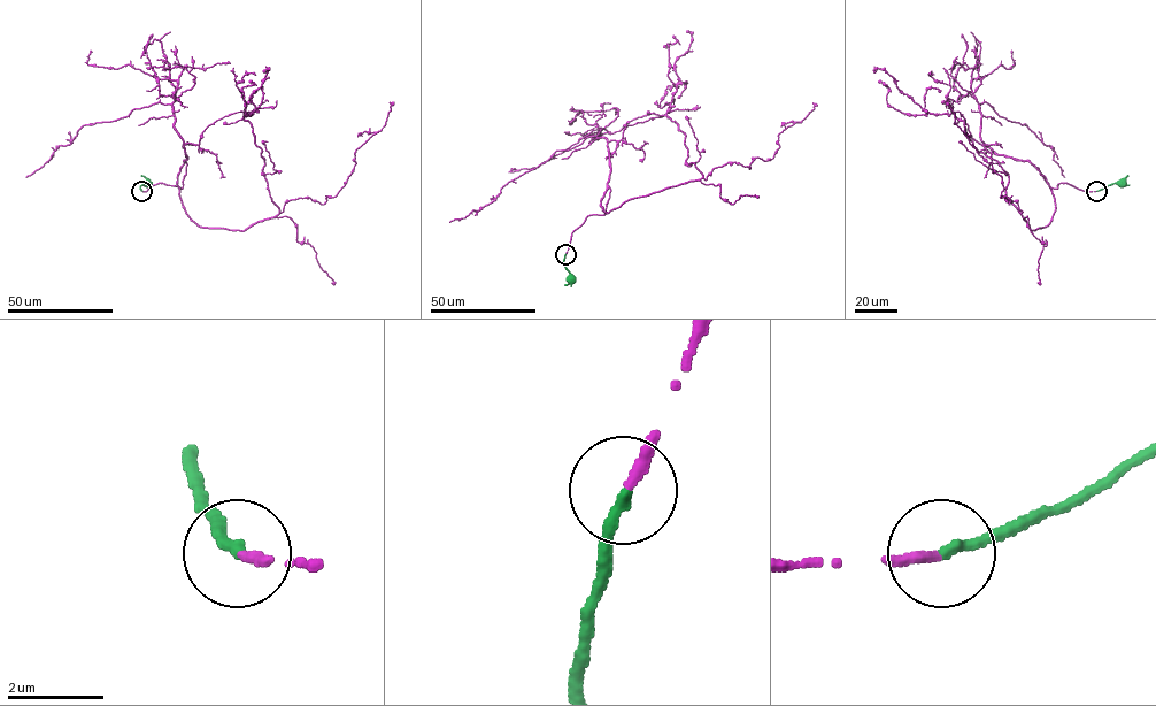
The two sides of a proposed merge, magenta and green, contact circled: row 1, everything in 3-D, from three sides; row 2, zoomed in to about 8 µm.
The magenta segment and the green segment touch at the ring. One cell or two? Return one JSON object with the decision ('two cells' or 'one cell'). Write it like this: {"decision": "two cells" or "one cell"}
{"decision": "one cell"}

